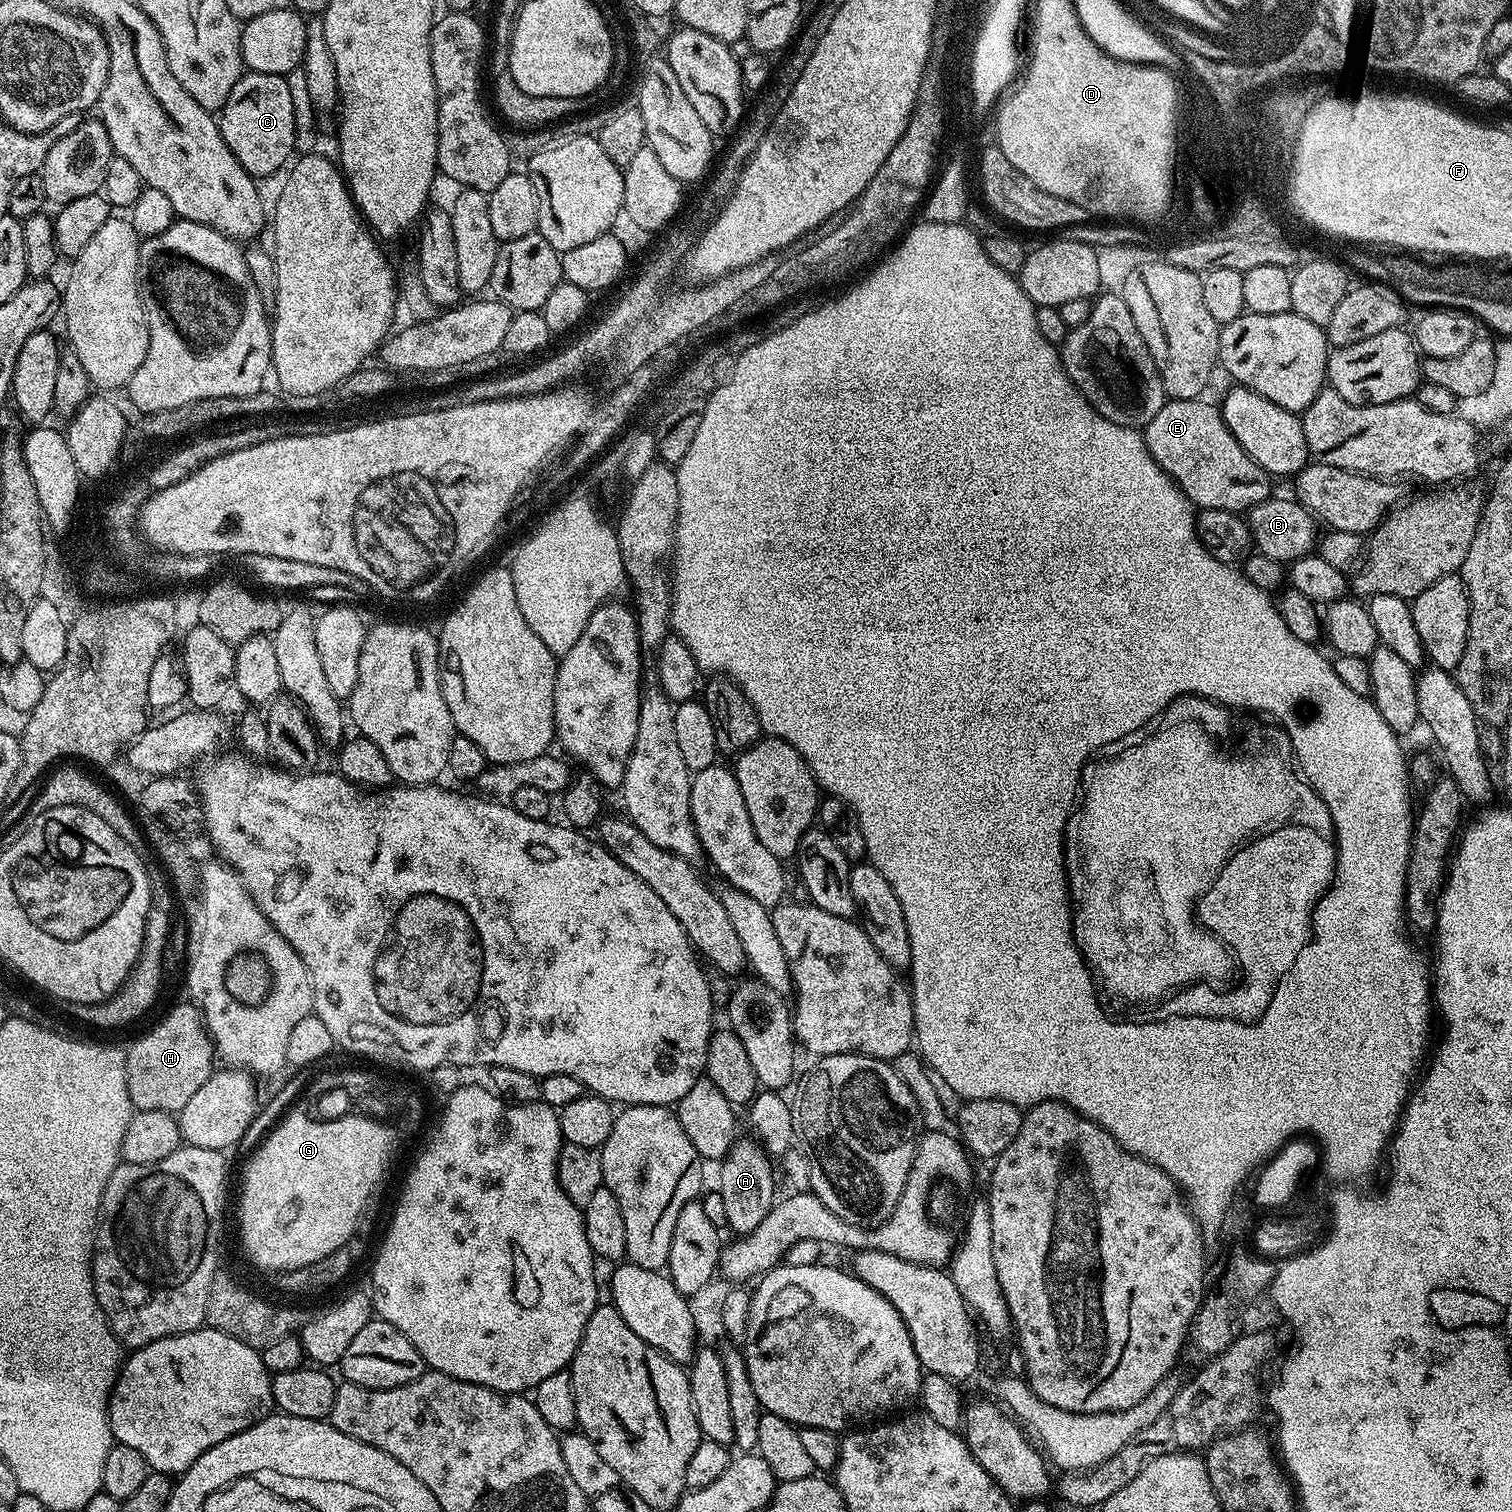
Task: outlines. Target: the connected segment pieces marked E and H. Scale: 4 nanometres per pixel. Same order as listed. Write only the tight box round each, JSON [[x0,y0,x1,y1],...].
[[1143,398,1273,513],[126,1002,218,1114]]

